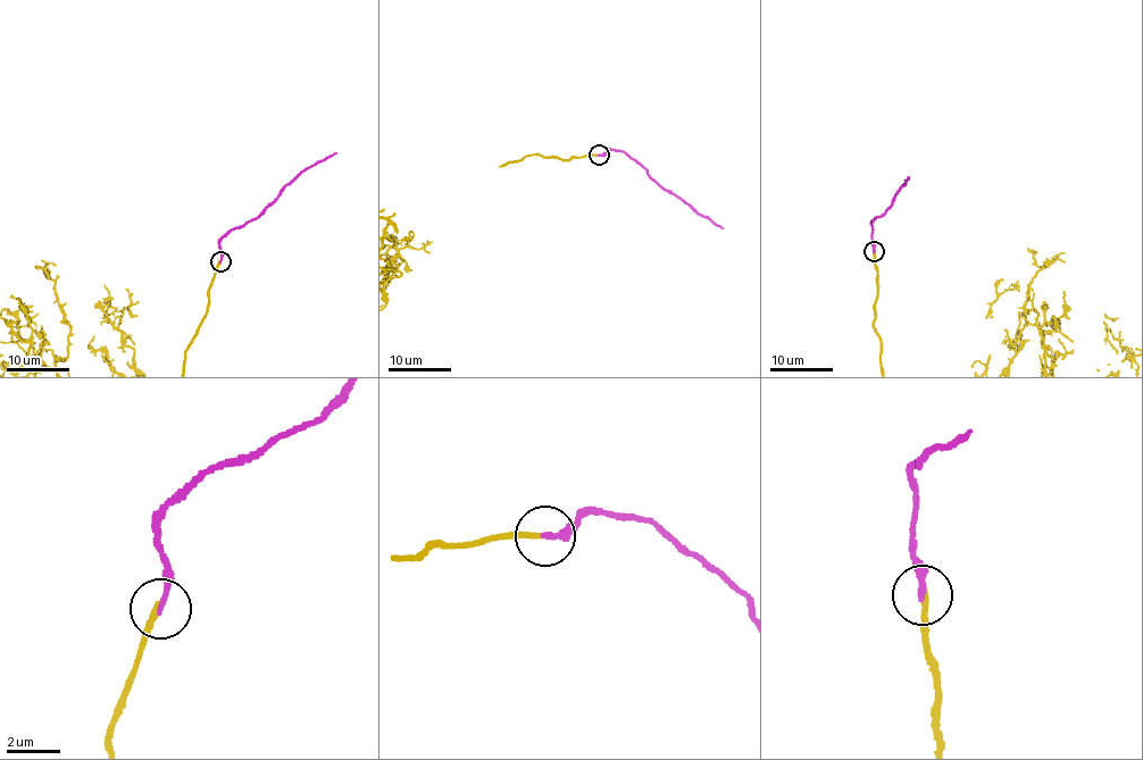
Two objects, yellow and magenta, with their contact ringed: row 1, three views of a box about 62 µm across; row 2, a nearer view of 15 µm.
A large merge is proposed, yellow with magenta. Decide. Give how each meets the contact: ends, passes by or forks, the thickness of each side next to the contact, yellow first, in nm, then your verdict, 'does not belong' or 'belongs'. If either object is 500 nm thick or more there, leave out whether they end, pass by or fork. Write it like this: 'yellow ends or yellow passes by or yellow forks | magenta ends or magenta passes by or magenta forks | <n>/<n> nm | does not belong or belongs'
yellow ends | magenta ends | 220/200 nm | belongs

